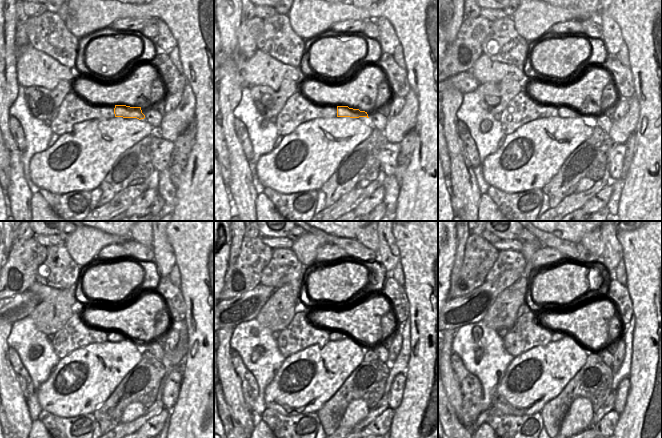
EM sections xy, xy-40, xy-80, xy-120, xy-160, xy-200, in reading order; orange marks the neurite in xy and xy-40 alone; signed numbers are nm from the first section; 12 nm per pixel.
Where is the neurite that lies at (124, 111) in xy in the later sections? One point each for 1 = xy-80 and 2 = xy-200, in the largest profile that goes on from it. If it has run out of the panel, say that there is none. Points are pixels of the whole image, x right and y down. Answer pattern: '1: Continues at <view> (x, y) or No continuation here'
1: Continues at xy-80 (564, 111)
2: Continues at xy-200 (557, 336)

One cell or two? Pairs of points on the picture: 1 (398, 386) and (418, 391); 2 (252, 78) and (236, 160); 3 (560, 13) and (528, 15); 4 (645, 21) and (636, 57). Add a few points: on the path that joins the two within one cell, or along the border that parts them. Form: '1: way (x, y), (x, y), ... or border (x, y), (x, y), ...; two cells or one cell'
1: border (406, 373), (402, 400), (395, 409); two cells
2: border (241, 71), (241, 76), (244, 80); two cells
3: way (552, 15), (536, 15); one cell
4: way (645, 30), (645, 48); one cell

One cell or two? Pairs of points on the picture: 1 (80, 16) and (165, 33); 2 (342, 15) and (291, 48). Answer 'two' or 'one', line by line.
1: two
2: two

